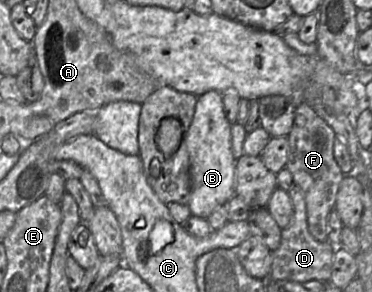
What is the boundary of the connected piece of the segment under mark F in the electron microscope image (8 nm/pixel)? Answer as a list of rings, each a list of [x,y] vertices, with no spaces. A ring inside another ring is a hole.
[[[306,101],[295,107],[294,123],[288,134],[289,151],[287,169],[304,193],[308,230],[320,242],[328,241],[327,219],[334,209],[336,195],[344,177],[334,157],[335,132]]]

